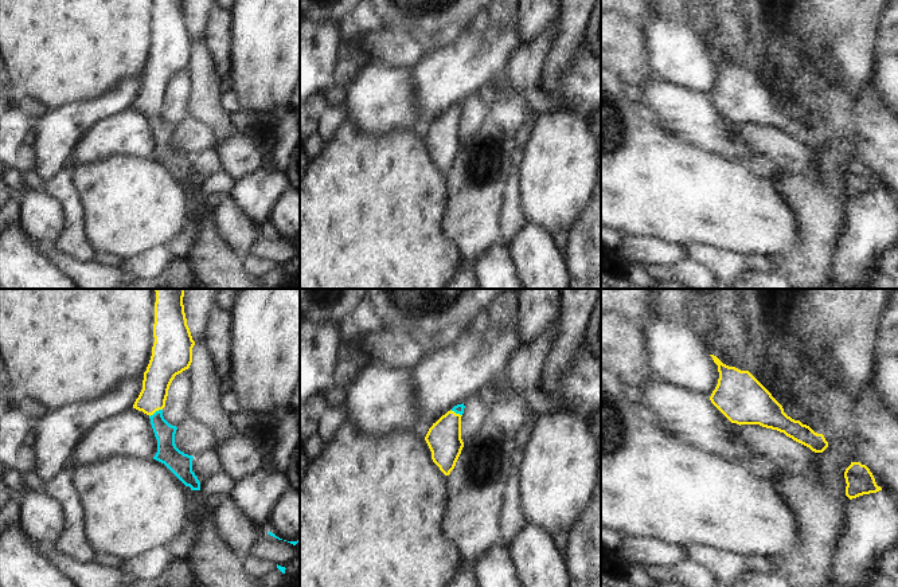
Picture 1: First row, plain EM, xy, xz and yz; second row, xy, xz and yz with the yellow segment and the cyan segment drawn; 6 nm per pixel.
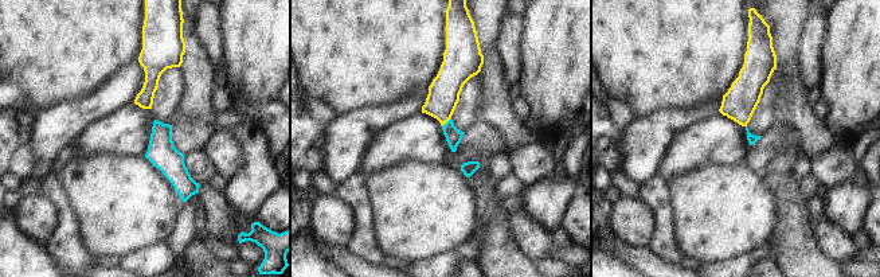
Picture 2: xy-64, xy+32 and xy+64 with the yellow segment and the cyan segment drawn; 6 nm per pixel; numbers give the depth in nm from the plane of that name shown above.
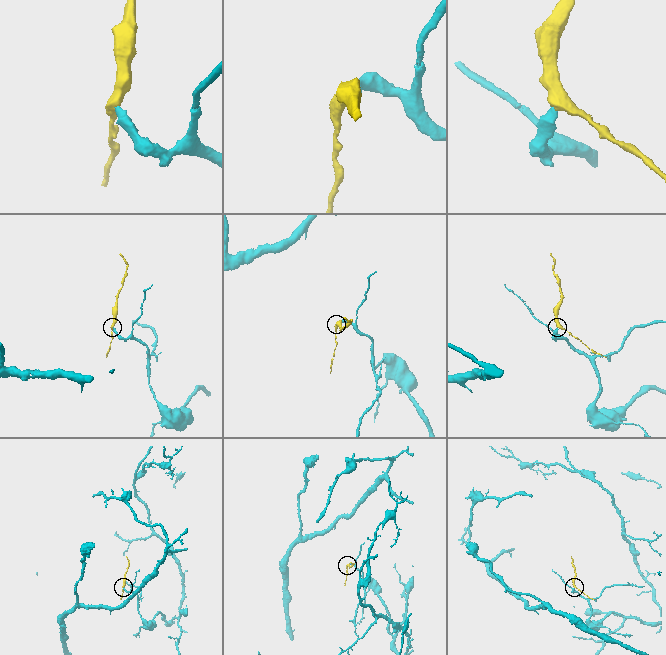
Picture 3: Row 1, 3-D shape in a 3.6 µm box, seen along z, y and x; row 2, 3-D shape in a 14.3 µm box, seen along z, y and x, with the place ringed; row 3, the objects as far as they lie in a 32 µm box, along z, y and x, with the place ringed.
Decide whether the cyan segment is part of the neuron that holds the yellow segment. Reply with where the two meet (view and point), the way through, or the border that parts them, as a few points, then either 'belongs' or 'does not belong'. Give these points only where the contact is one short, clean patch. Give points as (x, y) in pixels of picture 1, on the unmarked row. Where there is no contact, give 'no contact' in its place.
xy (155, 110) | across xy (160, 71), (155, 85), (155, 110), (164, 132) | belongs

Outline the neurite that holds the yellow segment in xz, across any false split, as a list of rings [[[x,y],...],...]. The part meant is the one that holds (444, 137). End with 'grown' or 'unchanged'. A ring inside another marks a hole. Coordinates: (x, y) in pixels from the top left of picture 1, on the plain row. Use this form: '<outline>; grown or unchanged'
[[[464,102],[454,105],[442,114],[429,128],[425,140],[432,150],[433,161],[440,169],[449,175],[464,146],[461,138],[461,116],[464,113]]]; grown

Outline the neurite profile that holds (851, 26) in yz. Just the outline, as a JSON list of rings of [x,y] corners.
[[[745,0],[754,38],[769,50],[781,73],[790,79],[796,107],[782,106],[788,116],[807,124],[804,113],[820,114],[831,122],[842,140],[852,138],[854,99],[872,75],[878,23],[887,7],[889,0]],[[815,31],[828,38],[842,64],[843,87],[829,85],[825,78],[812,77],[801,69],[803,62],[796,55],[794,46],[804,43]]]

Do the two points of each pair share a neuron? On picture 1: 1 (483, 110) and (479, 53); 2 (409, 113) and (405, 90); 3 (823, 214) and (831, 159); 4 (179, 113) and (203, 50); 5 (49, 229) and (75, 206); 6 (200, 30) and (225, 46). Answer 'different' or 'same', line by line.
1: different
2: same
3: same
4: different
5: different
6: different

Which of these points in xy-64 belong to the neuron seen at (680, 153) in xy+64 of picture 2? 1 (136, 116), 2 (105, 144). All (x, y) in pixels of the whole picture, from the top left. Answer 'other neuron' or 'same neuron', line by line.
1: same neuron
2: same neuron

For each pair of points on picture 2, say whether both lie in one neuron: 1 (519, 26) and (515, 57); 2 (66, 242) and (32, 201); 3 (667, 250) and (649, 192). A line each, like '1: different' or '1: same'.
1: same
2: different
3: same

